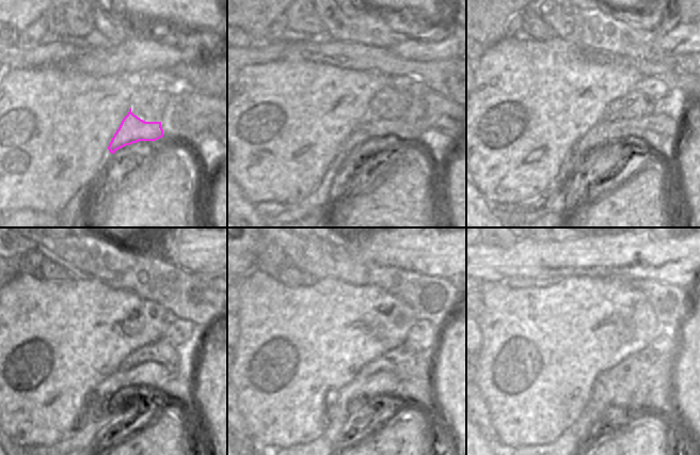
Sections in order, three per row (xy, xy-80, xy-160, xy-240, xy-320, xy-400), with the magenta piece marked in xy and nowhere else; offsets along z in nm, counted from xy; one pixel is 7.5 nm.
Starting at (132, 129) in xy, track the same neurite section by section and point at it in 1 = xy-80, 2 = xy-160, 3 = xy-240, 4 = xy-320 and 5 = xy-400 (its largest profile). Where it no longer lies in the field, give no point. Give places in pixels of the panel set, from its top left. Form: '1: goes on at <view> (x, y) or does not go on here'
1: goes on at xy-80 (397, 129)
2: goes on at xy-160 (661, 144)
3: goes on at xy-240 (180, 389)
4: goes on at xy-320 (418, 390)
5: goes on at xy-400 (658, 398)

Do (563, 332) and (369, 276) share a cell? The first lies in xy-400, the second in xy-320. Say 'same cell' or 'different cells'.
different cells

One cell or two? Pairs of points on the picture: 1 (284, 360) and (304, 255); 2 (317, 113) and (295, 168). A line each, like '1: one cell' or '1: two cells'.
1: two cells
2: one cell

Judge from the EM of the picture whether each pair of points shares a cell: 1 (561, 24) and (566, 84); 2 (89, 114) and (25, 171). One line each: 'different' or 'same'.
1: different
2: same

